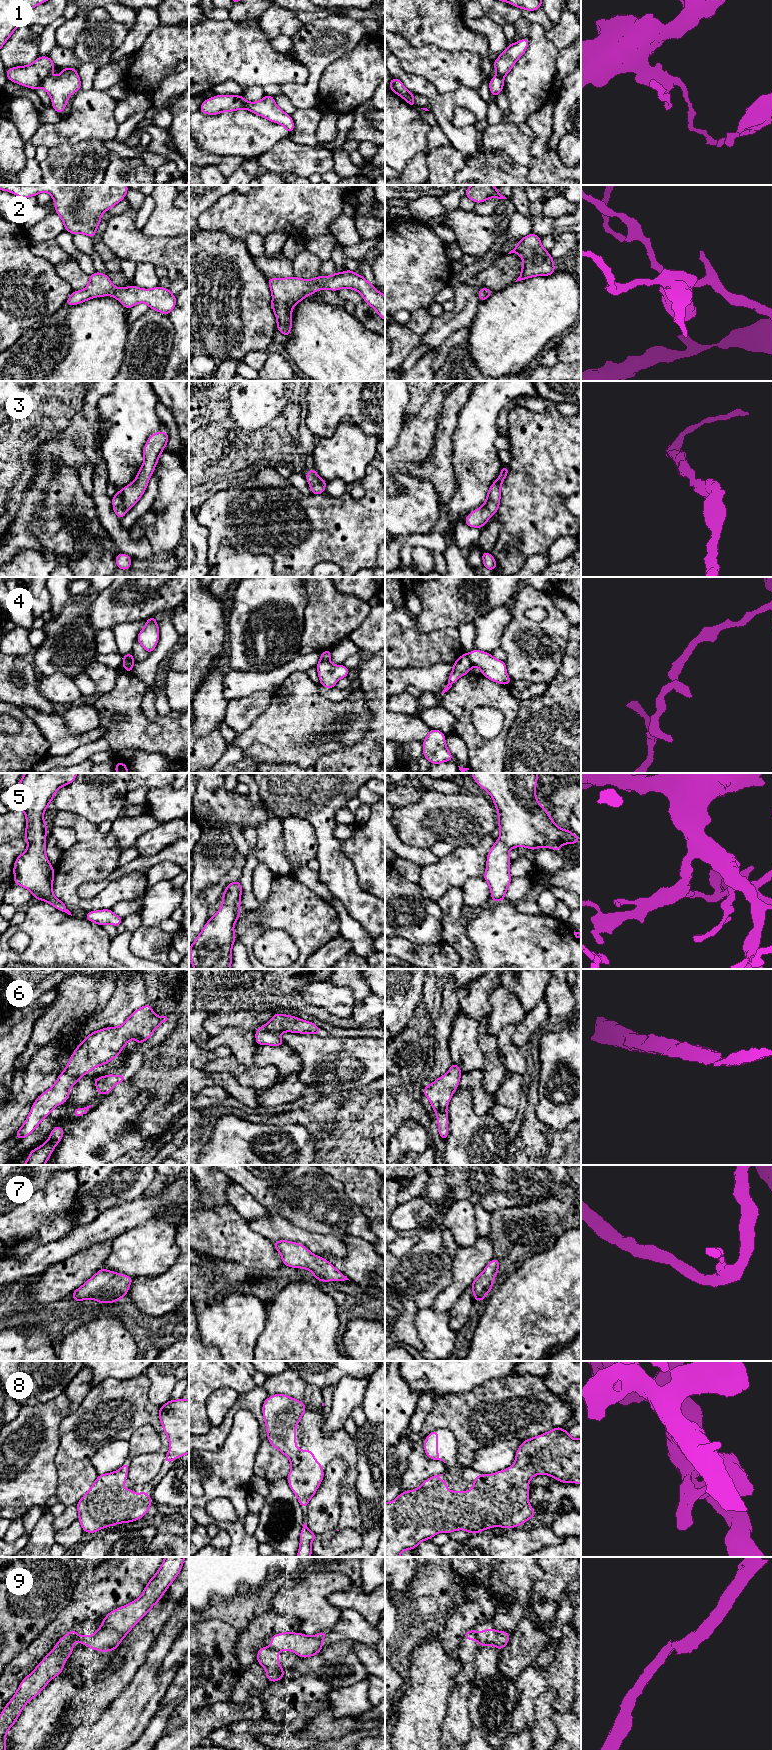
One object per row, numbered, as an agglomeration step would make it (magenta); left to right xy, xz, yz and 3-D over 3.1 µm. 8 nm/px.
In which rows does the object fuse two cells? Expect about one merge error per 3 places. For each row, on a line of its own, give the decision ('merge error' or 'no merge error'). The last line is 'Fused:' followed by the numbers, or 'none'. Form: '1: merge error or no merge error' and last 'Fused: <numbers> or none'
1: merge error
2: no merge error
3: no merge error
4: merge error
5: no merge error
6: no merge error
7: no merge error
8: no merge error
9: merge error
Fused: 1, 4, 9

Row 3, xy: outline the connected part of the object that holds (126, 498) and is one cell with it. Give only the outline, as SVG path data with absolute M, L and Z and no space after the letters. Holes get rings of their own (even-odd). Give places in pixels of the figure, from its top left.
M164 431L153 433L148 437L144 446L144 462L136 475L135 480L125 486L122 490L111 498L113 511L122 520L128 510L130 510L142 497L146 491L149 479L151 478L162 451L169 440L169 434Z

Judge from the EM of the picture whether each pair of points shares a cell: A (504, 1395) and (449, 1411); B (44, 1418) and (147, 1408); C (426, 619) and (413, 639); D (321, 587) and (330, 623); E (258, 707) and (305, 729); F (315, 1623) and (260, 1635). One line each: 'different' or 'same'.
A: same
B: different
C: different
D: same
E: different
F: different

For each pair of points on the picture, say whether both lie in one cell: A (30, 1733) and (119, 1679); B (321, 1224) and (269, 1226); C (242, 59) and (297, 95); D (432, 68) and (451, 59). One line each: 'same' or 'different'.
A: same
B: different
C: different
D: same

